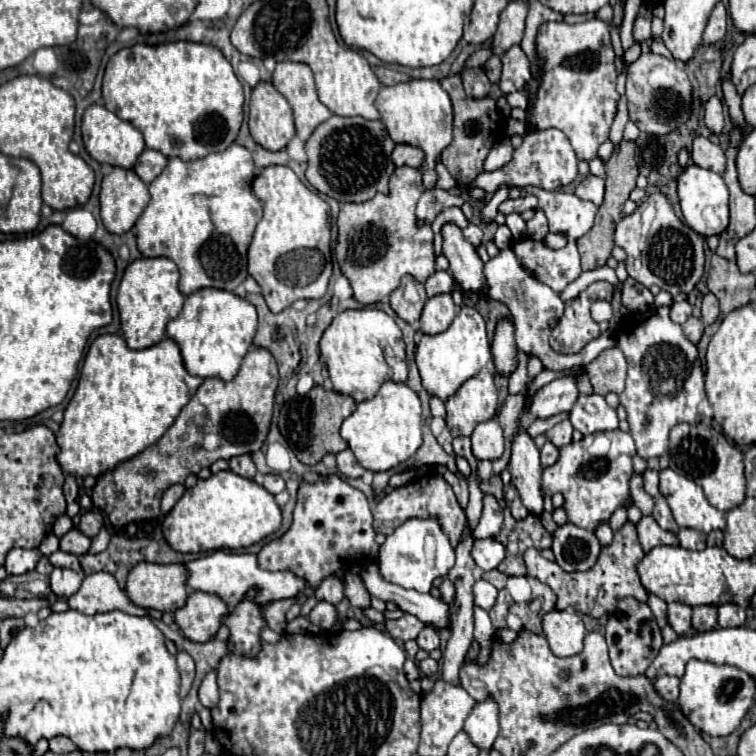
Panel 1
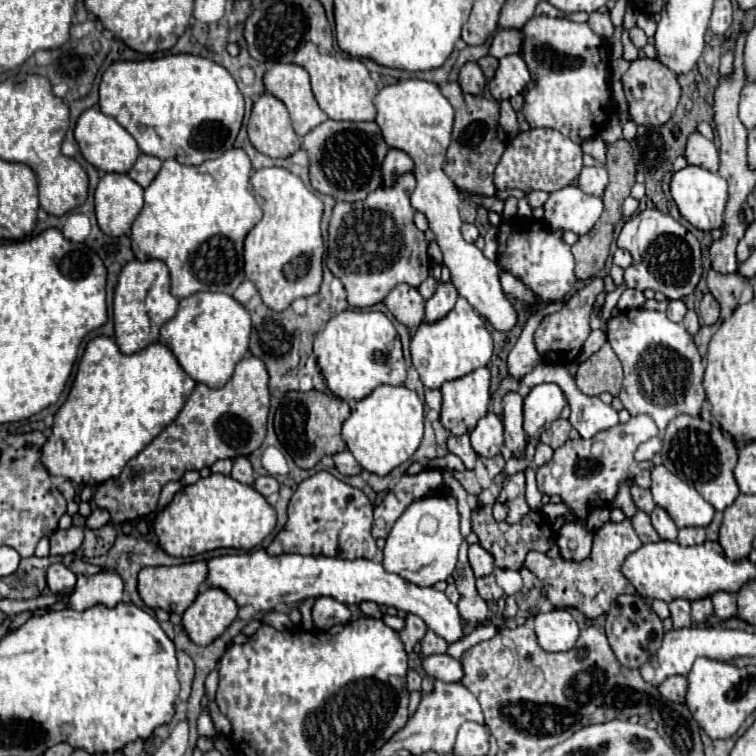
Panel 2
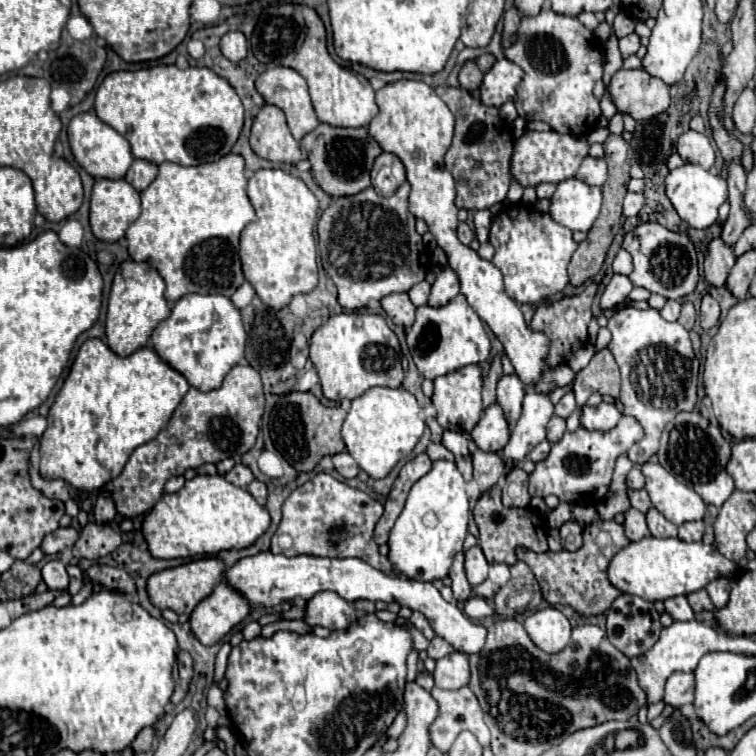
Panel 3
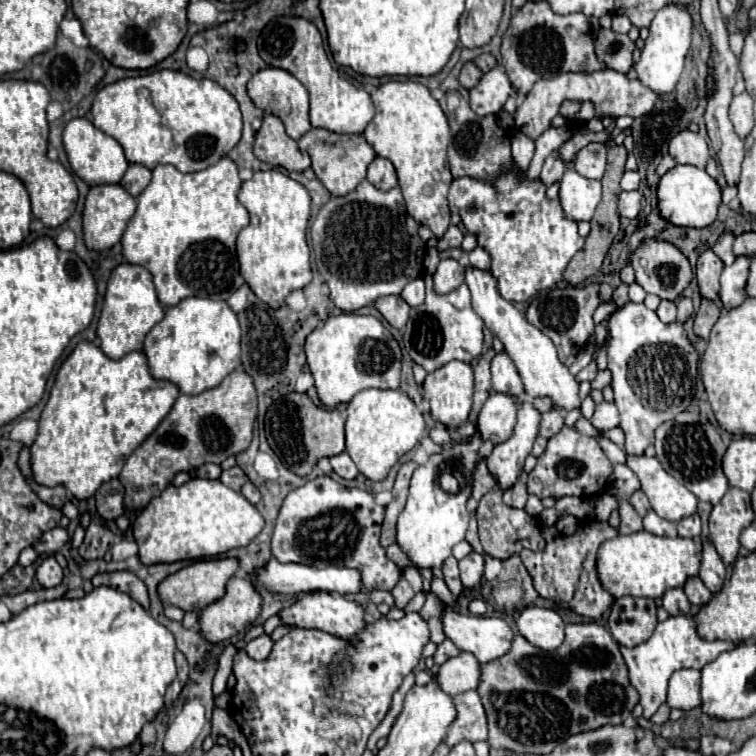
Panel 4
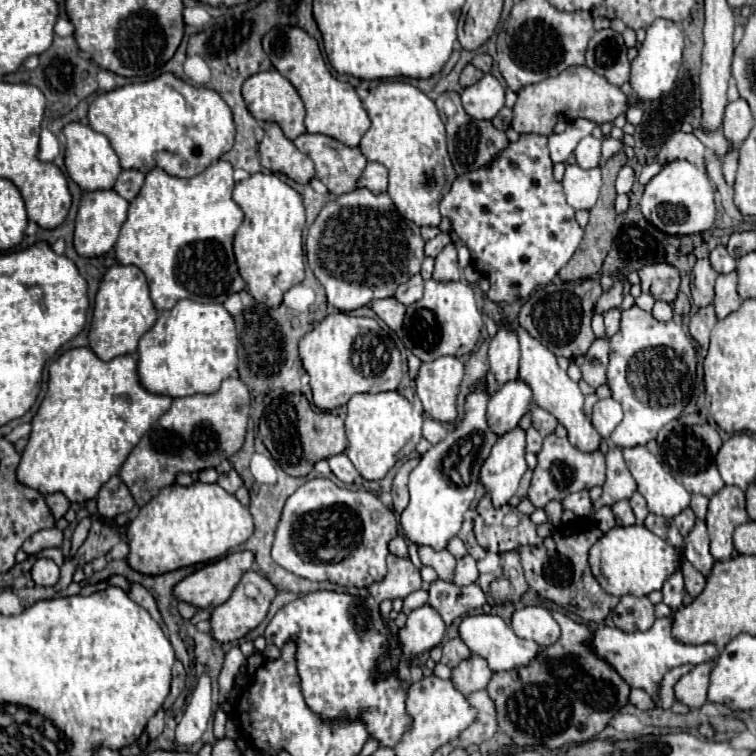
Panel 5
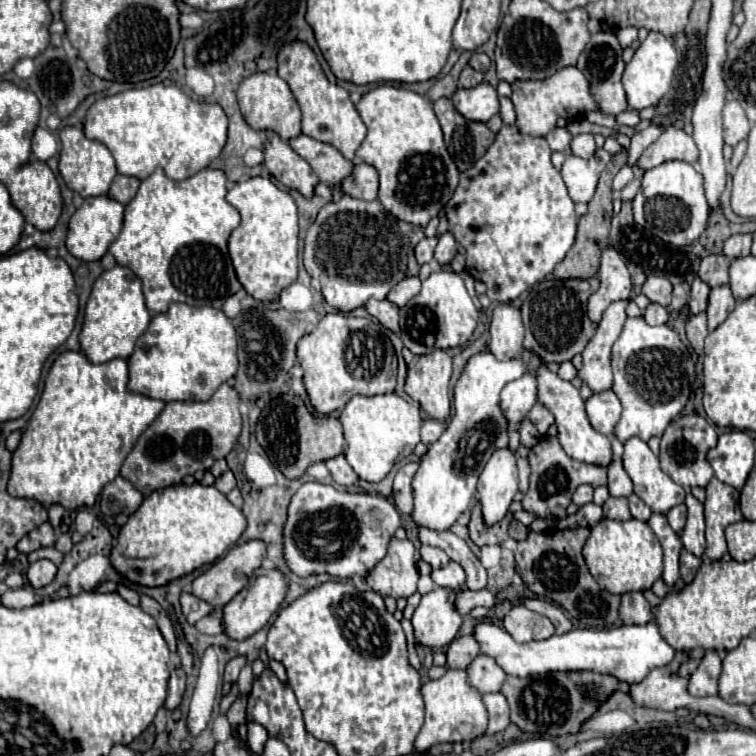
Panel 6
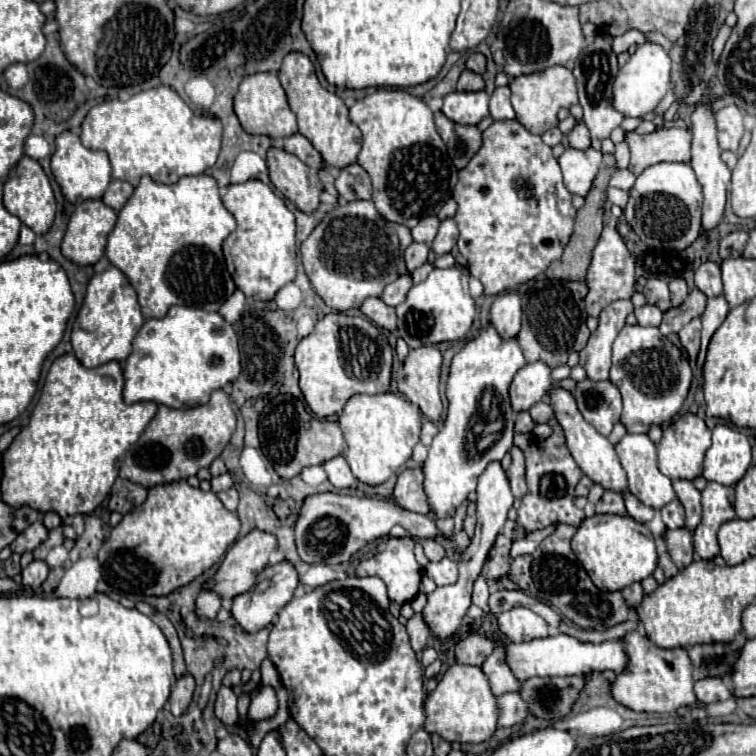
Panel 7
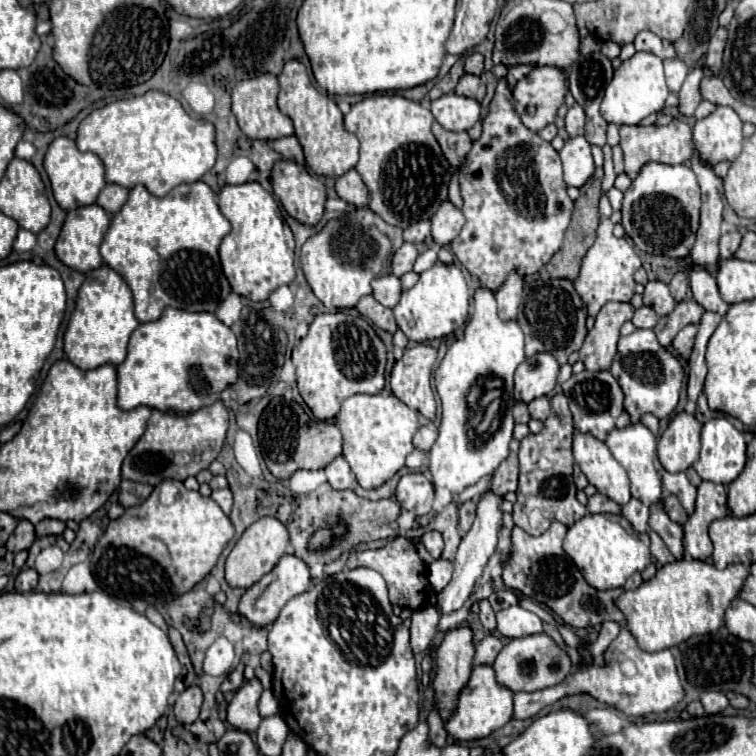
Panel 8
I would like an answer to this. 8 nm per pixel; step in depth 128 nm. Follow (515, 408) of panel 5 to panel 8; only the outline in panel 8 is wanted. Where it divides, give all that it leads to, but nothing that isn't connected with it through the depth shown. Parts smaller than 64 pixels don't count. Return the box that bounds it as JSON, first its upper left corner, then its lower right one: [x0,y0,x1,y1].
[514,354,560,404]

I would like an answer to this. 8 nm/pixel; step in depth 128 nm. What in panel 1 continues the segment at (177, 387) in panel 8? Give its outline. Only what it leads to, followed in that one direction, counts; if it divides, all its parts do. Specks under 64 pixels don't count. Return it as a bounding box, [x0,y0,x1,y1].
[166,290,258,380]

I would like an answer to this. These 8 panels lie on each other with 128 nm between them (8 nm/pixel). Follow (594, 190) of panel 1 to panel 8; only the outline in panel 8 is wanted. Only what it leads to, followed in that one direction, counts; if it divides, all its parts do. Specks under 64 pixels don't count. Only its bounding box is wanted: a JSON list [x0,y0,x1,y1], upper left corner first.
[566,104,586,138]

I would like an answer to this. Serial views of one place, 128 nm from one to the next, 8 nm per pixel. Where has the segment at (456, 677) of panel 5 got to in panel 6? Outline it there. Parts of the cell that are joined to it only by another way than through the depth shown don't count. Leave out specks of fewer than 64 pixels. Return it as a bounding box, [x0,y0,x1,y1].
[468,654,506,694]

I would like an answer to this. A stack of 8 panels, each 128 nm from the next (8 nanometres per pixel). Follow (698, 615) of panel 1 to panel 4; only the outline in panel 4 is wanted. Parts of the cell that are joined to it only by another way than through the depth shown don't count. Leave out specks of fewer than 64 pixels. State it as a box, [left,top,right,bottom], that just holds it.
[684,578,712,606]

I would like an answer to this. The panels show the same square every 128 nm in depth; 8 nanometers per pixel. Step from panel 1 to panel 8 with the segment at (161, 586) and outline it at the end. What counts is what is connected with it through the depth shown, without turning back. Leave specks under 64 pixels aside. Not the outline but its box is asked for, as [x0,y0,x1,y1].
[226,518,288,588]

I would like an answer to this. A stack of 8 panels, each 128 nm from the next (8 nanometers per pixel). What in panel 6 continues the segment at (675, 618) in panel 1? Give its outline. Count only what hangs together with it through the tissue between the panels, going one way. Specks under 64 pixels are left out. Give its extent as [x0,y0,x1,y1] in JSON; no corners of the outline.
[648,514,682,588]

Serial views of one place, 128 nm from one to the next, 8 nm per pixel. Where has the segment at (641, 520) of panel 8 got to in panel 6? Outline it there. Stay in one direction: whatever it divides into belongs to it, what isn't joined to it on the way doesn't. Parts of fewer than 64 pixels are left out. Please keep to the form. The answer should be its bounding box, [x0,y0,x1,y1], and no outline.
[628,494,650,522]

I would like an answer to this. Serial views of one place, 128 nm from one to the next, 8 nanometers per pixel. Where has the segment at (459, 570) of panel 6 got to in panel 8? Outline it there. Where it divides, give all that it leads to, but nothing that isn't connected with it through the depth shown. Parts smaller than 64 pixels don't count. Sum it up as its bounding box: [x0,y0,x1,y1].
[428,560,454,592]

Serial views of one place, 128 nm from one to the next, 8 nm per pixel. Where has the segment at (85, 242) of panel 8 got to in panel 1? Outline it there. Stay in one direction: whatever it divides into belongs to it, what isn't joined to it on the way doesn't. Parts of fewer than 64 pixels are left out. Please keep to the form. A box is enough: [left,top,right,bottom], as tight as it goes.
[100,168,148,232]

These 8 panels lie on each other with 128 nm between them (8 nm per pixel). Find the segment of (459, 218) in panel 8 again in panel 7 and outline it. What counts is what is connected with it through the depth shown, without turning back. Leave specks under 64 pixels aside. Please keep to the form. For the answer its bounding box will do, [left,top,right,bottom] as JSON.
[432,218,458,256]

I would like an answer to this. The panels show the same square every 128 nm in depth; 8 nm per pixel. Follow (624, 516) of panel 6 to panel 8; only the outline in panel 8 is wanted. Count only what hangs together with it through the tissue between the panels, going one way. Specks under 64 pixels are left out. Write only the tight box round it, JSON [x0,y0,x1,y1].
[586,494,622,514]

